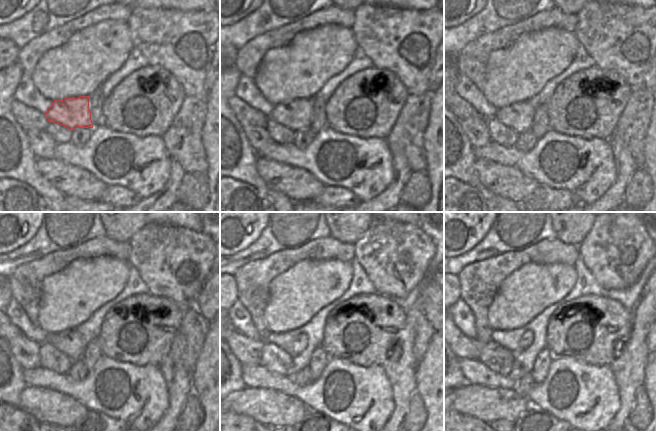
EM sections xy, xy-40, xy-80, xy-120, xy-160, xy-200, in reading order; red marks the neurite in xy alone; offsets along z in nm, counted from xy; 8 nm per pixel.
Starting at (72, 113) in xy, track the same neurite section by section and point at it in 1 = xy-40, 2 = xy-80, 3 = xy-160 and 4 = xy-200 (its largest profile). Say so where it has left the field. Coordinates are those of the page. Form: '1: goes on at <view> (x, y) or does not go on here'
1: goes on at xy-40 (296, 115)
2: goes on at xy-80 (519, 116)
3: goes on at xy-160 (300, 343)
4: goes on at xy-200 (526, 340)

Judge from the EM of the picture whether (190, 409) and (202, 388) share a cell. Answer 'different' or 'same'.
different

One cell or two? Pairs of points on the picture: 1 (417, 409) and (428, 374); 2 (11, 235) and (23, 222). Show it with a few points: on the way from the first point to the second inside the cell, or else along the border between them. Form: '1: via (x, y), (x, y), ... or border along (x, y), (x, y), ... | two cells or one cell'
1: border along (415, 391), (424, 405), (426, 420) | two cells
2: via (16, 235), (18, 236), (22, 232), (22, 227) | one cell

